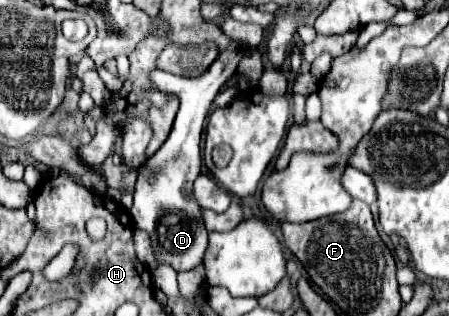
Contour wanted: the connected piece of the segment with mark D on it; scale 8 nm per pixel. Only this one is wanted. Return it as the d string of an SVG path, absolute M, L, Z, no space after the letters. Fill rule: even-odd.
M233 41L219 53L215 63L199 77L177 77L165 71L153 71L153 83L179 97L181 107L175 117L169 139L163 147L137 169L137 183L133 193L131 219L137 229L149 233L155 255L161 263L169 263L175 271L189 271L203 263L207 251L207 229L203 223L203 209L193 199L193 181L201 175L201 131L209 107L227 79L237 71L239 61L249 49L247 41Z

